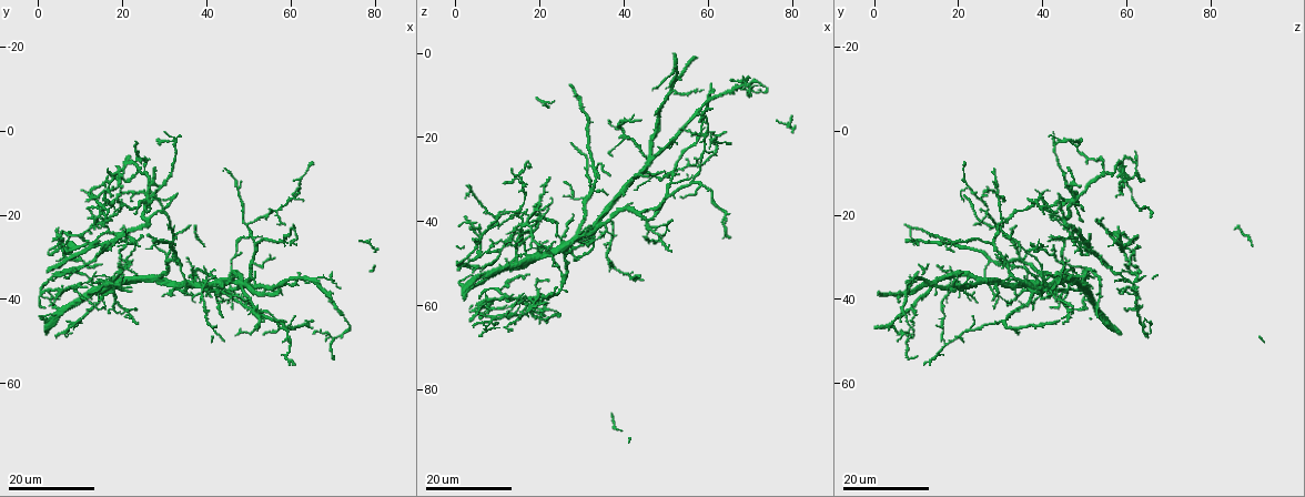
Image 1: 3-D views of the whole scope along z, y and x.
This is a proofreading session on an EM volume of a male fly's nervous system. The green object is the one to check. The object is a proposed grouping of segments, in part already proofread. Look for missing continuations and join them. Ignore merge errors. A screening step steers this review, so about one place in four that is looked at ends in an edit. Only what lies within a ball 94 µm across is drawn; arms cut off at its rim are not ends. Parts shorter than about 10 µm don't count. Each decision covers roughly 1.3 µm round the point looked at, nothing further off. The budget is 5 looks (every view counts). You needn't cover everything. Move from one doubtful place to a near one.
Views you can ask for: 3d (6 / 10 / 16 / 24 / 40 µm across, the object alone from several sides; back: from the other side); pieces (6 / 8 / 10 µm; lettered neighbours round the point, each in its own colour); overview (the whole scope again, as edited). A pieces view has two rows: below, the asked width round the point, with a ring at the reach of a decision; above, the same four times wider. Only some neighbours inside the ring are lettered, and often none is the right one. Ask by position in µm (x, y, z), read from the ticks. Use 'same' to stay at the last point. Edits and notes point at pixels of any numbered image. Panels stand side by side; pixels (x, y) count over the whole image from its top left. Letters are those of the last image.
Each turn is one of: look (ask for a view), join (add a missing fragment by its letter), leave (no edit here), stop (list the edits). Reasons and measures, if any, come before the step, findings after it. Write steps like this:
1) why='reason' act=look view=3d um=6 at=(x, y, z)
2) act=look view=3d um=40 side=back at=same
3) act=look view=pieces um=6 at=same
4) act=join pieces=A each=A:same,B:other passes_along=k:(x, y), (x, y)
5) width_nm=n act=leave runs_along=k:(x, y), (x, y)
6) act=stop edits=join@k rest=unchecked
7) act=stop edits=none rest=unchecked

why='branch stops here' act=look view=3d um=24 at=(28.0, 8.5, 45.5)

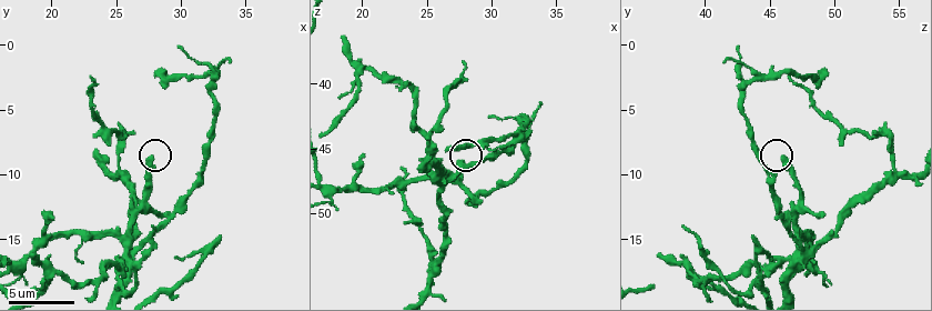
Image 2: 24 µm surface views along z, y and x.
why='see the neighbours' act=look view=pieces um=6 at=(27.6, 8.8, 46.0)

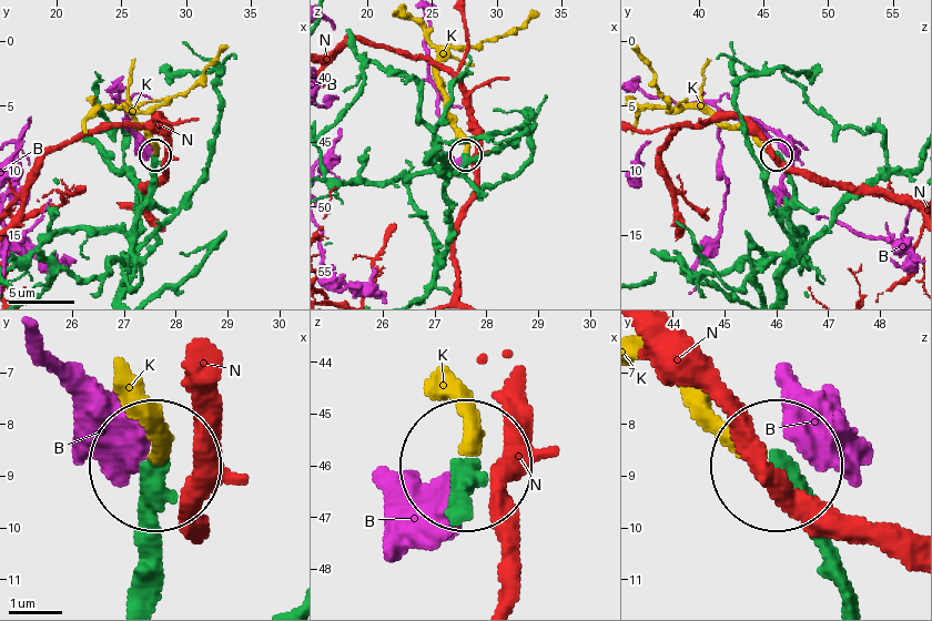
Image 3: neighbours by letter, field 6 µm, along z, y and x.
act=join pieces=K each=B:other,K:same,N:other passes_along=3:(448, 518), (475, 451), (462, 390) found='it goes on there'

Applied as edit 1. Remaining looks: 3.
act=look view=overview

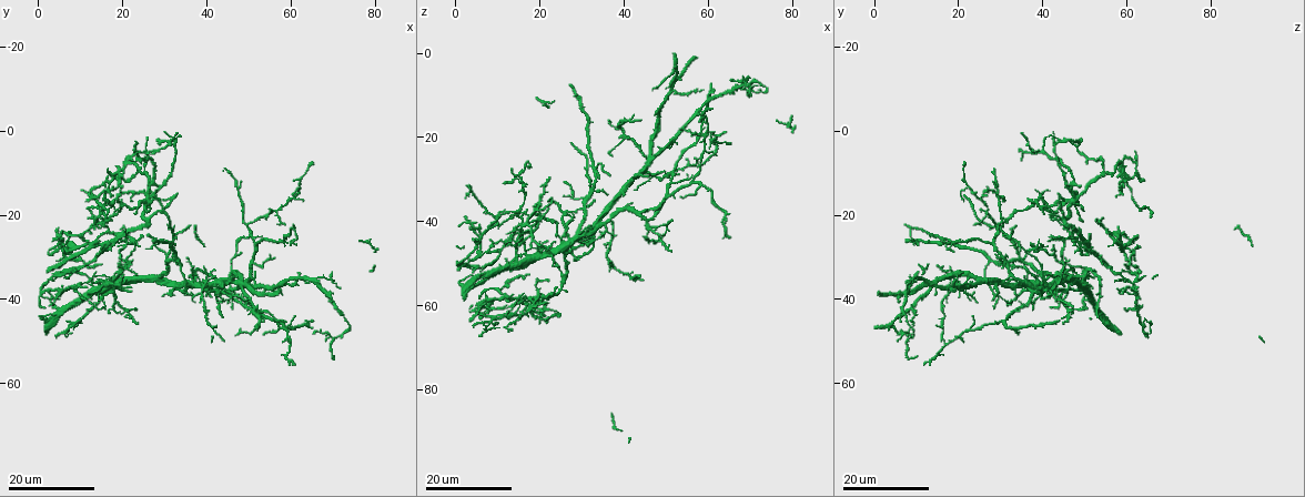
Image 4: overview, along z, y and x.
act=look view=3d um=16 at=(24.0, 45.5, 45.0)

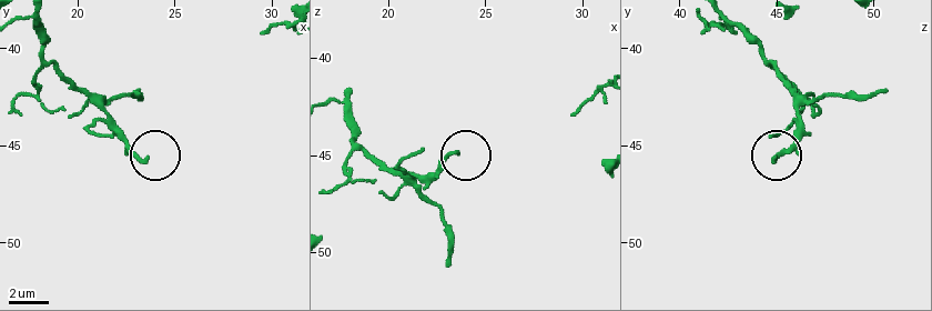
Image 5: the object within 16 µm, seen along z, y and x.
act=look view=pieces um=6 at=(23.5, 45.7, 44.7)

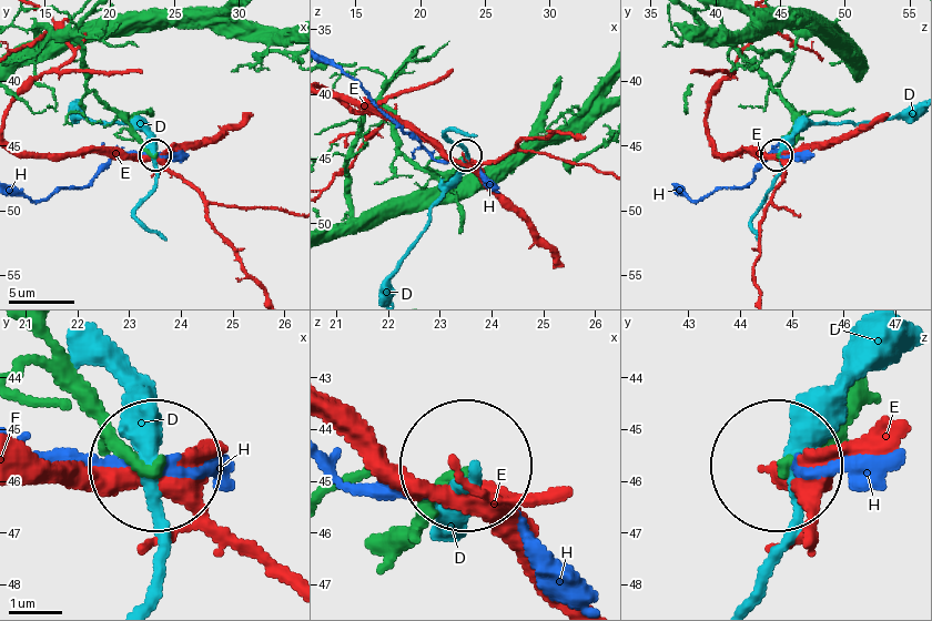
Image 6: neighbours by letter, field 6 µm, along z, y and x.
act=leave each=D:other,E:other,H:other runs_along=6:(31, 333), (58, 386), (147, 460) found='none of them fits'

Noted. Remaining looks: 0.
act=stop edits=join@3 rest=unchecked

